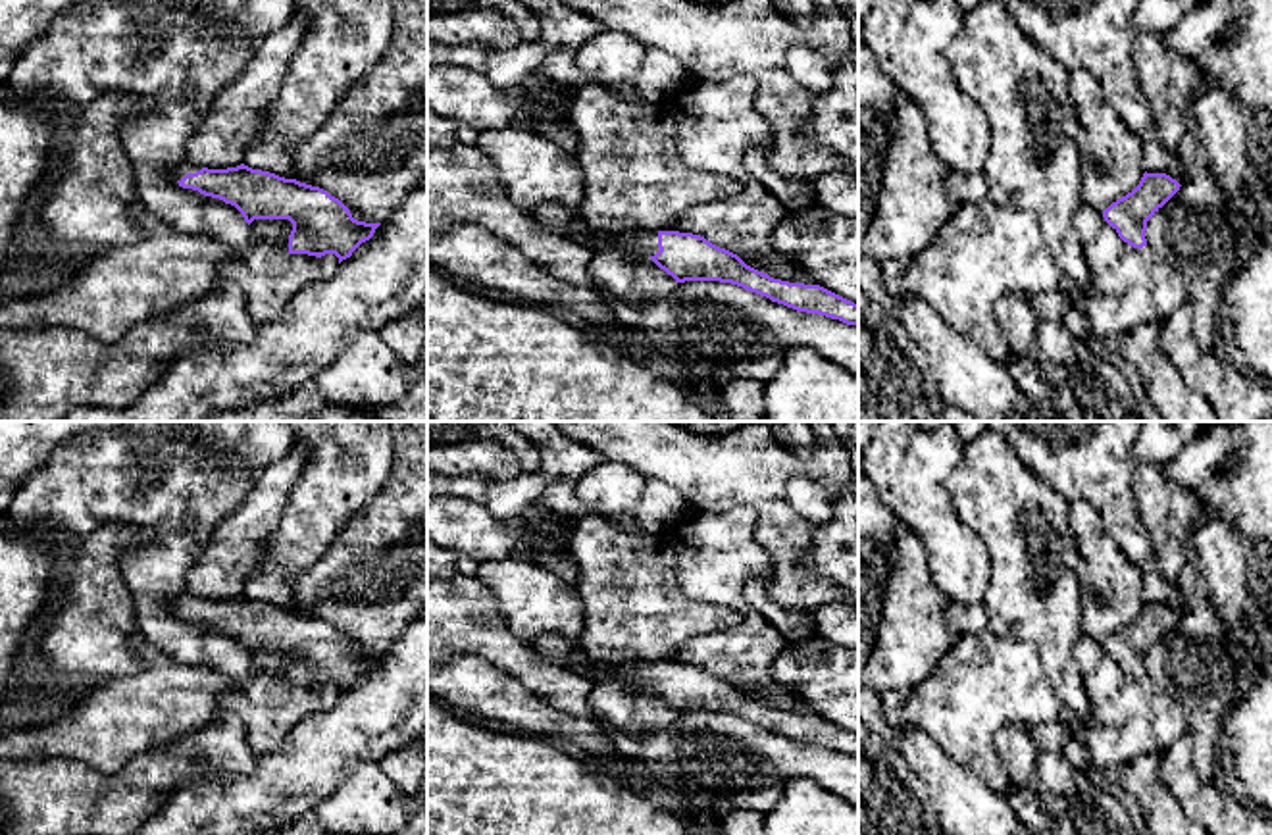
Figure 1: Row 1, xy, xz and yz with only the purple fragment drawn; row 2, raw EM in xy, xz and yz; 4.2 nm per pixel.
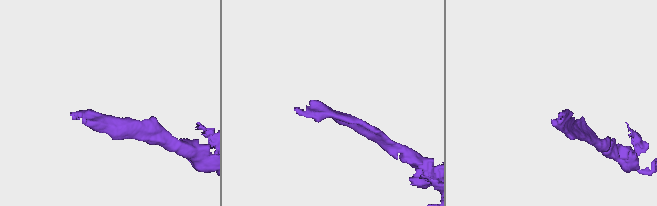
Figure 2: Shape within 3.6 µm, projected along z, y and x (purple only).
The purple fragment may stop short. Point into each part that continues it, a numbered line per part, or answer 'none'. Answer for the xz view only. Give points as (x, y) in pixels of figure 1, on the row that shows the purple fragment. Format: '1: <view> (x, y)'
1: xz (645, 243)

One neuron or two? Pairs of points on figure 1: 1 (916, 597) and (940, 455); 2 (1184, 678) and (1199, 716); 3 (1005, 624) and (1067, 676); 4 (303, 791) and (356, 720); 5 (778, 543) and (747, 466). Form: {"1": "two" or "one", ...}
{"1": "two", "2": "one", "3": "one", "4": "one", "5": "one"}

